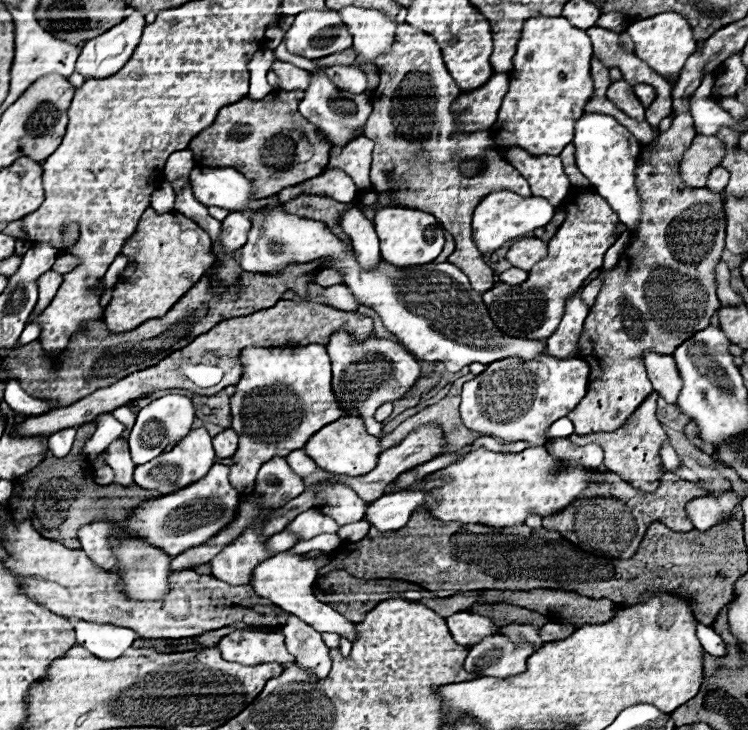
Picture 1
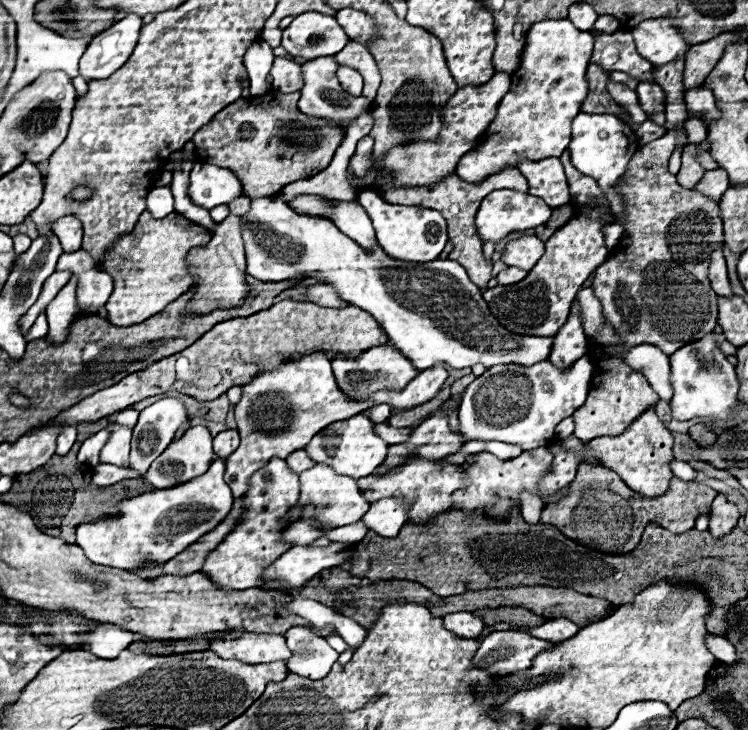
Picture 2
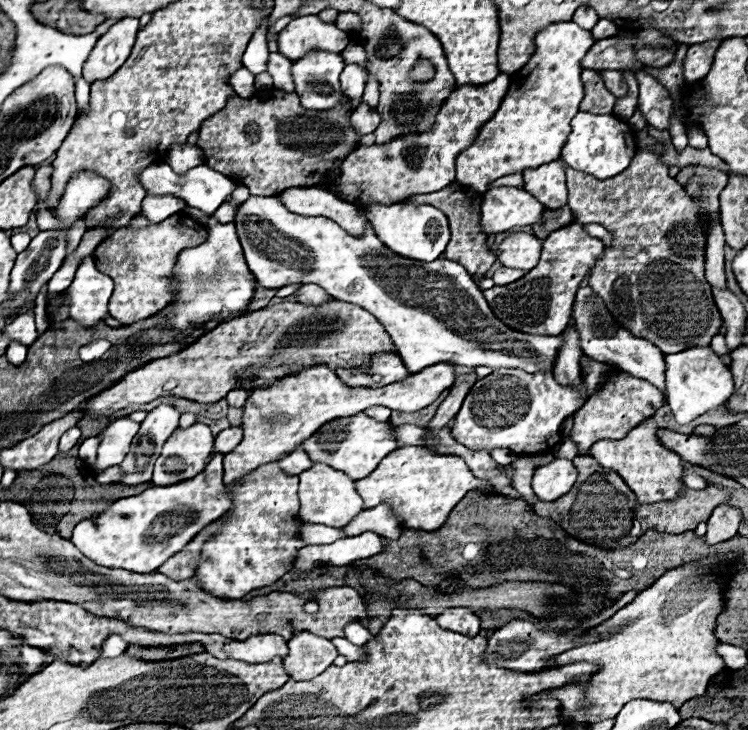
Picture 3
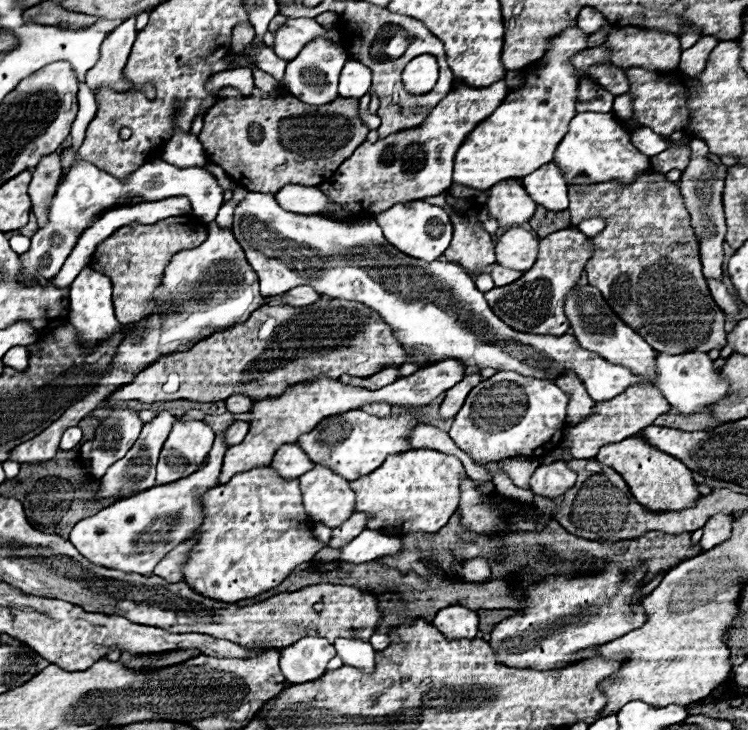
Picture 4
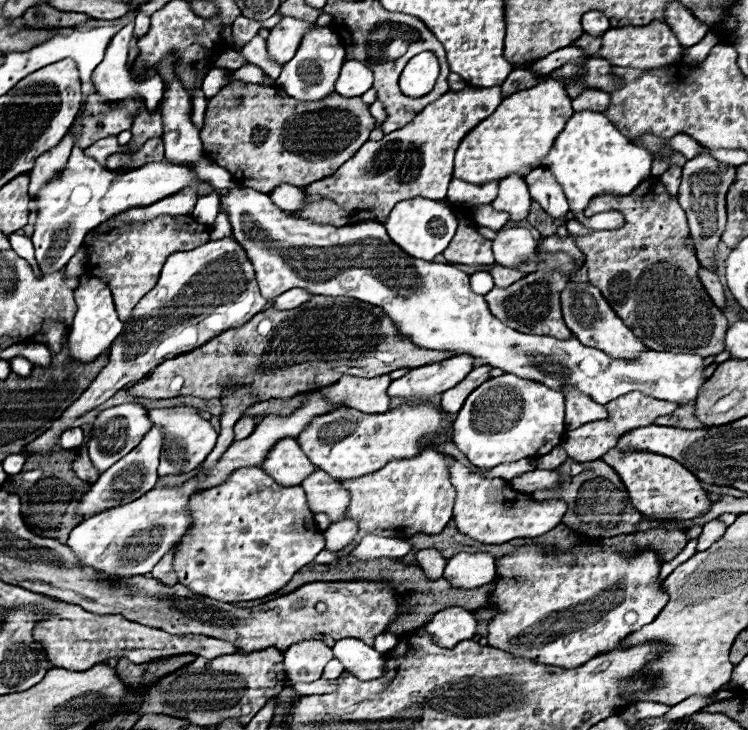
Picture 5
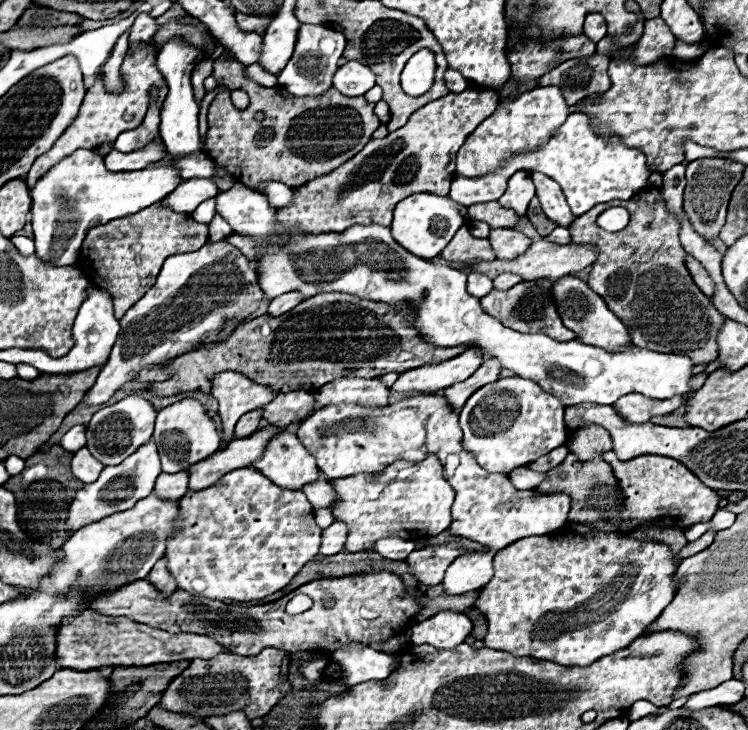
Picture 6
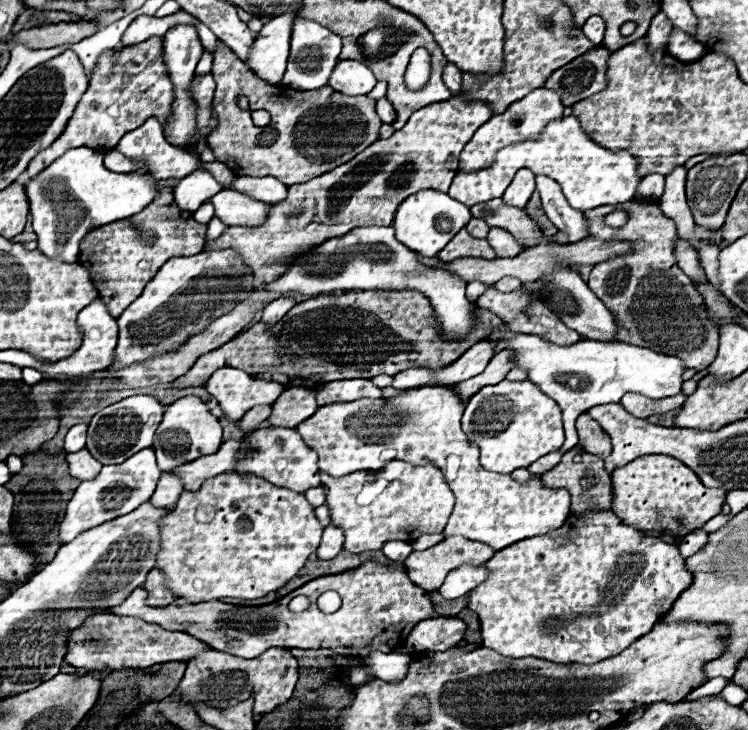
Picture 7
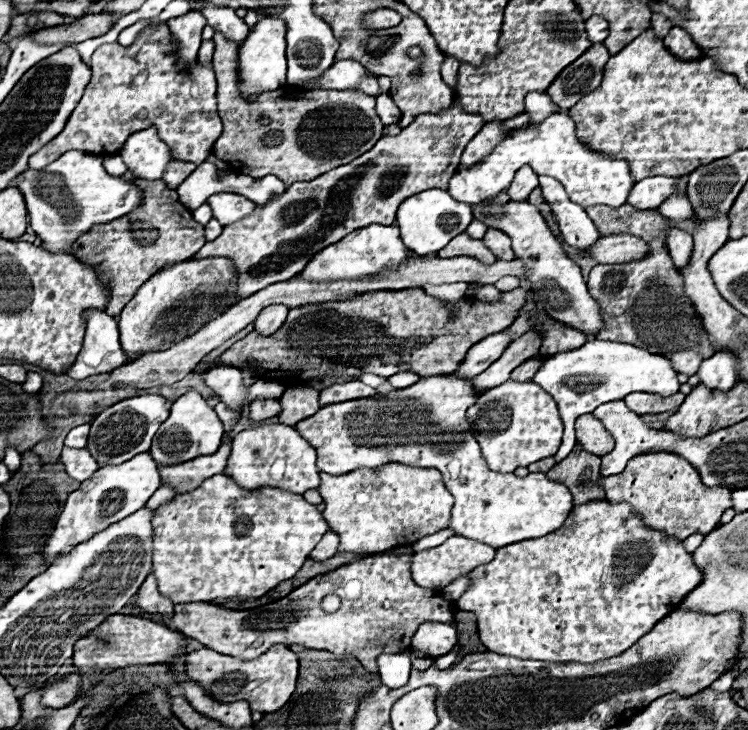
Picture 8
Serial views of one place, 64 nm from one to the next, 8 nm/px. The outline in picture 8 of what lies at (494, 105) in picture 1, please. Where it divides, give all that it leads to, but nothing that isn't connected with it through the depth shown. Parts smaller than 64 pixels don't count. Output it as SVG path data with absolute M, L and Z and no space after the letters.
M452 102L446 110L436 114L420 114L412 124L402 128L398 136L382 136L374 148L350 164L334 168L310 182L294 182L282 196L258 206L252 216L224 226L220 238L206 242L194 258L232 258L238 284L236 296L228 306L268 284L290 280L320 248L334 244L348 232L368 224L390 226L396 208L408 196L430 188L448 190L448 182L460 166L466 144L482 126L484 118L466 112L458 102Z

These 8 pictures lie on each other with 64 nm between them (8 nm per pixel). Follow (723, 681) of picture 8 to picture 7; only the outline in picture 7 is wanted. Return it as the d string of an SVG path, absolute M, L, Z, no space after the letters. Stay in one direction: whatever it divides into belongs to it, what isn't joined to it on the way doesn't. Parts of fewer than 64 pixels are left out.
M722 677L713 678L712 680L709 680L707 683L705 683L704 685L702 685L701 687L691 692L689 695L687 695L682 700L682 702L691 701L700 697L717 694L730 681L731 681L730 679L722 678Z

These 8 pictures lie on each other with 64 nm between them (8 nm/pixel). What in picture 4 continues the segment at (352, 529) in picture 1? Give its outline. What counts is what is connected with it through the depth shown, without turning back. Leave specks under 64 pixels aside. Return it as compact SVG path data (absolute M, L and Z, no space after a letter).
M314 524L314 528L312 528L312 536L314 536L318 542L328 544L330 538L332 538L332 528L328 528L328 526L324 526L324 524Z

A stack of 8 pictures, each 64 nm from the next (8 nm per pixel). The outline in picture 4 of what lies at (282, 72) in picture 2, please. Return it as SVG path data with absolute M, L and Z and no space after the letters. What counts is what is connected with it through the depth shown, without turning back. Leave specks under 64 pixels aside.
M266 46L256 54L256 60L258 60L258 68L260 68L260 70L264 70L264 72L270 74L270 76L274 76L274 78L282 84L284 72L286 72L286 66L288 66L286 60L278 58L278 56L276 56L270 48L266 48Z

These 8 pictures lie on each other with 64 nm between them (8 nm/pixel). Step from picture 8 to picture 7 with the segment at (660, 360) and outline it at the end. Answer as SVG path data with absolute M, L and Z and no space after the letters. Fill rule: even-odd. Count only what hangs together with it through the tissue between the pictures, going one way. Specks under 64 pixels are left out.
M508 328L492 330L486 340L498 344L498 350L510 350L514 366L522 368L528 374L528 380L540 386L540 390L552 396L560 408L564 418L566 442L562 444L562 452L572 450L578 444L578 434L574 422L580 414L596 404L614 404L626 392L638 392L648 398L660 400L682 392L682 374L686 372L684 364L676 356L656 354L648 348L632 346L626 342L600 344L592 340L580 340L570 346L558 346L546 342L536 334L514 334ZM576 376L576 386L574 386Z

